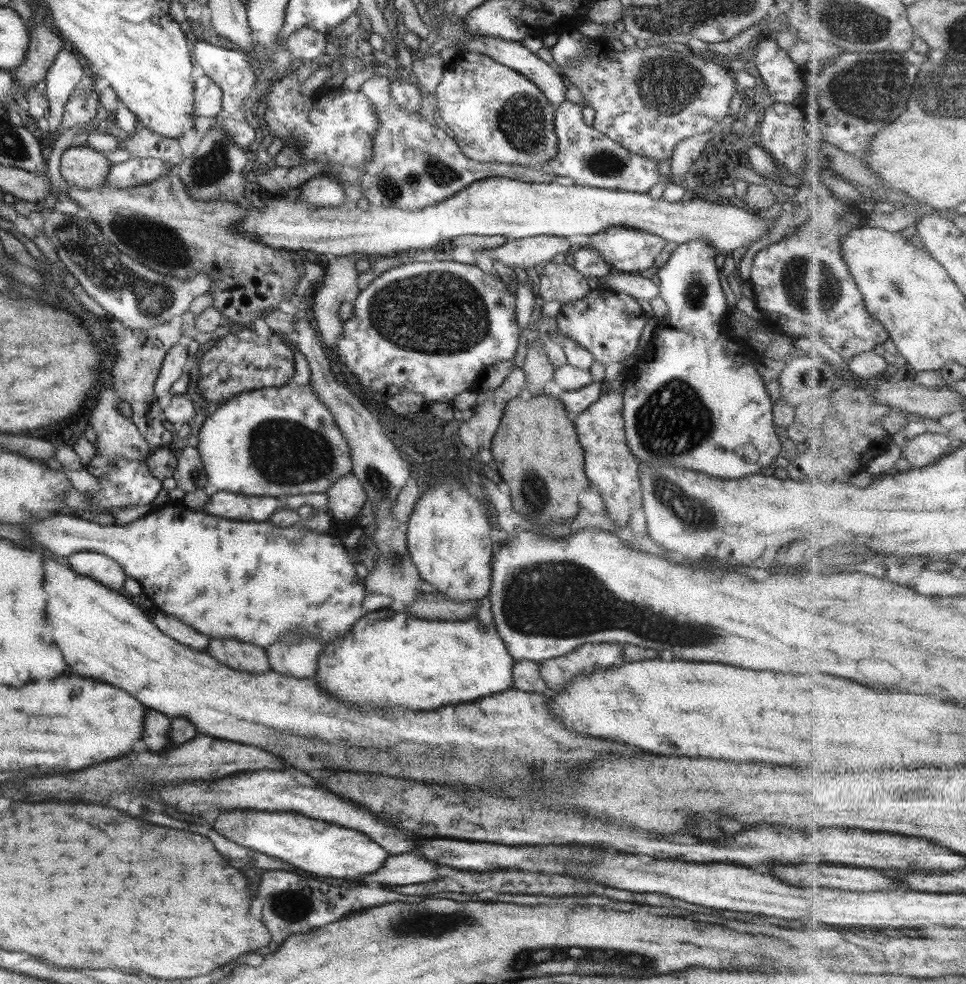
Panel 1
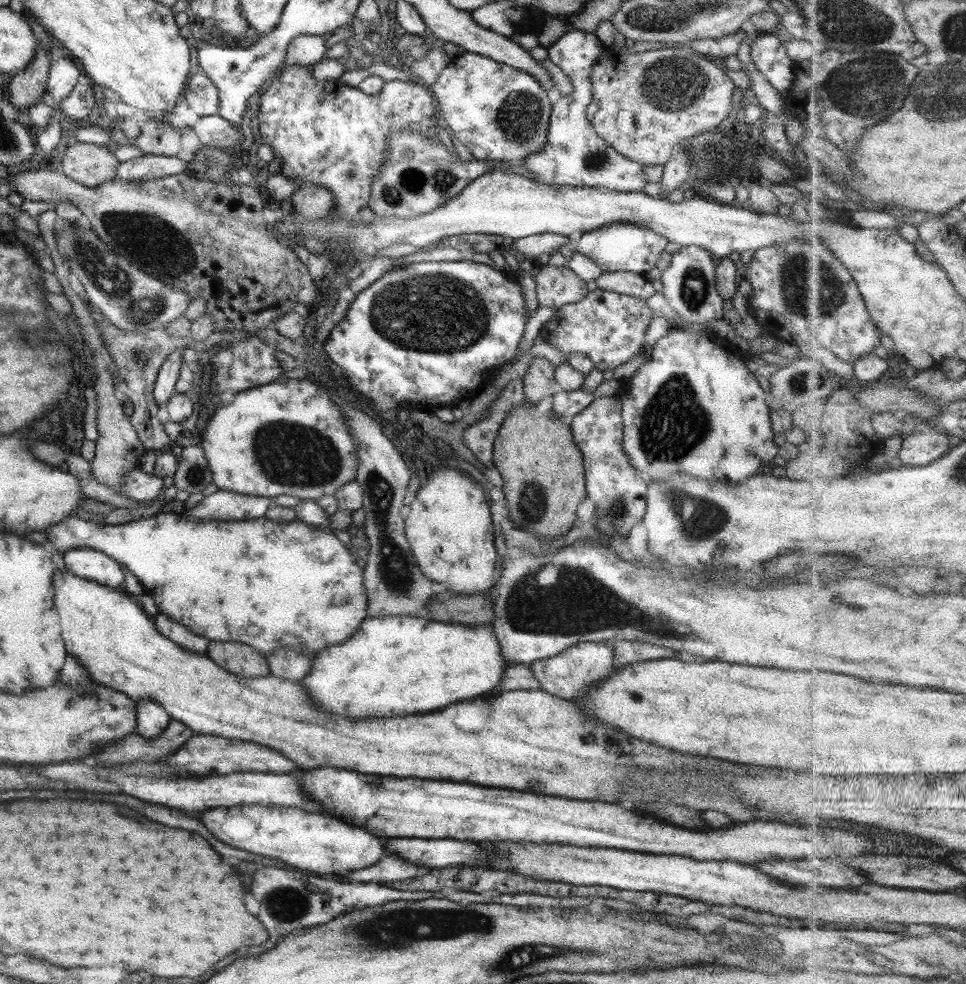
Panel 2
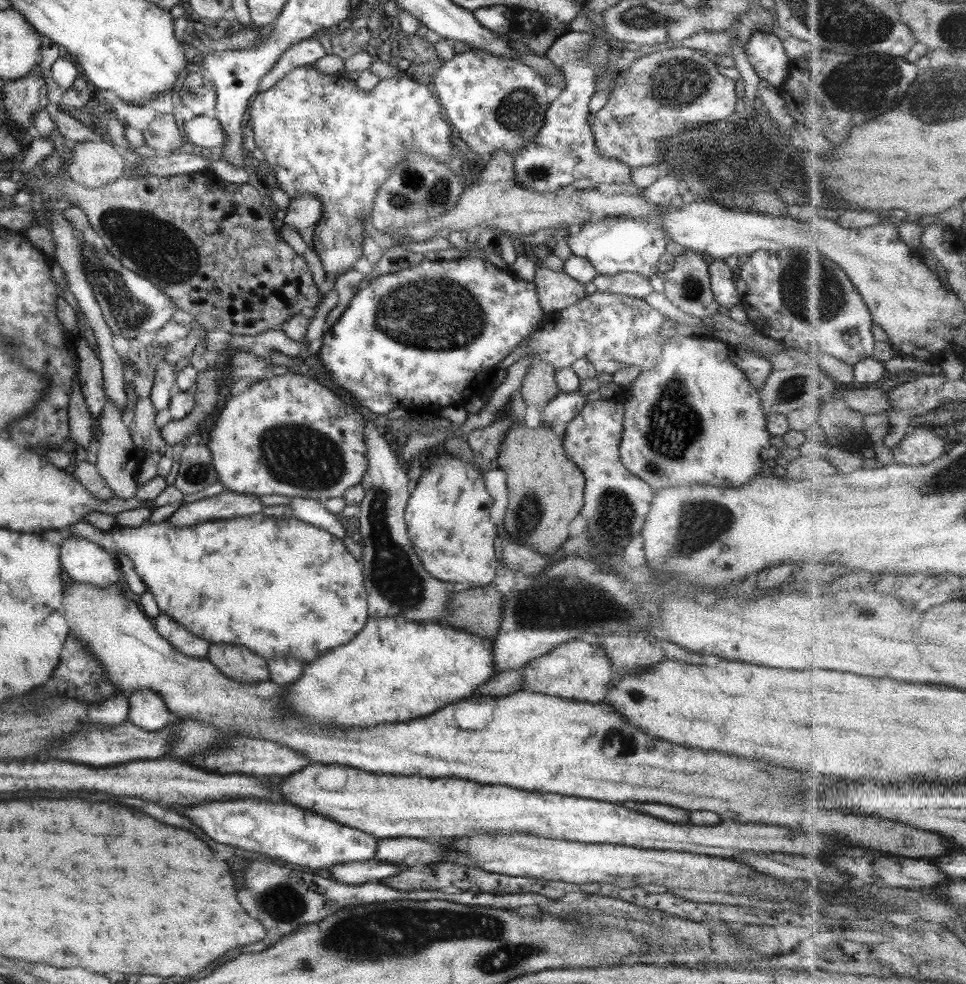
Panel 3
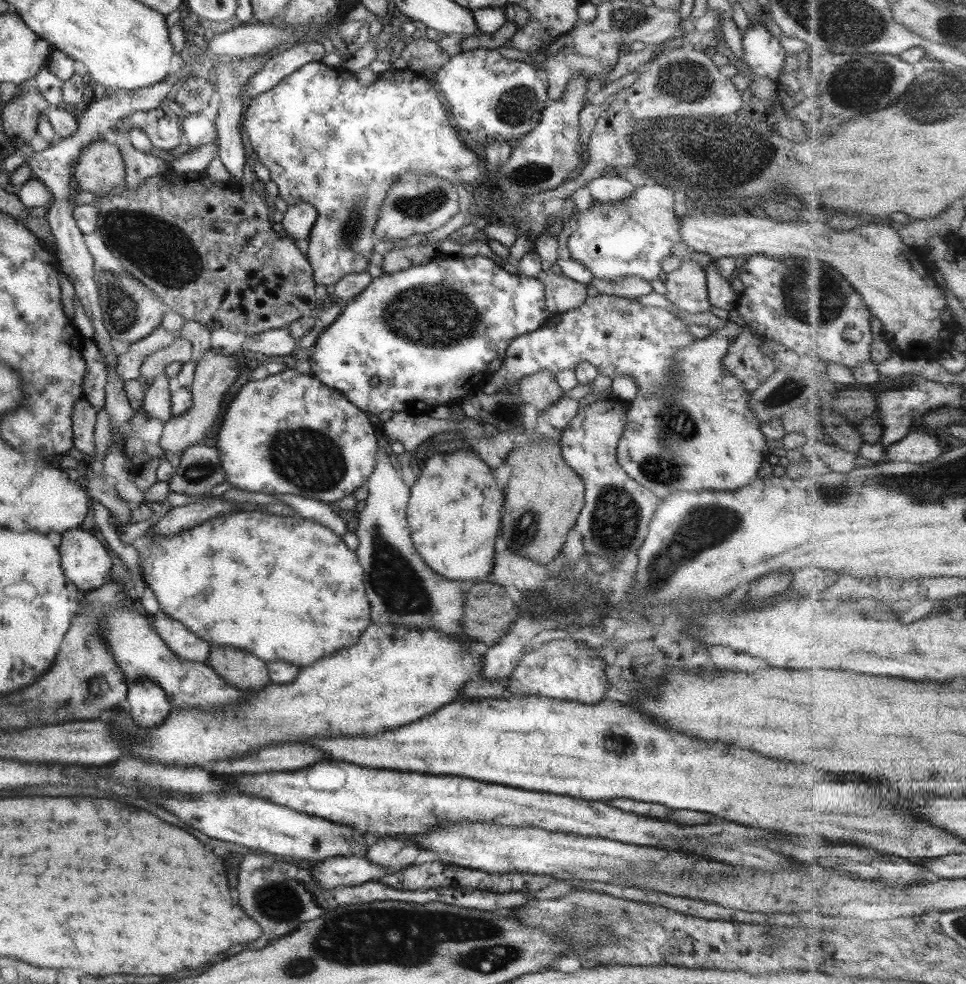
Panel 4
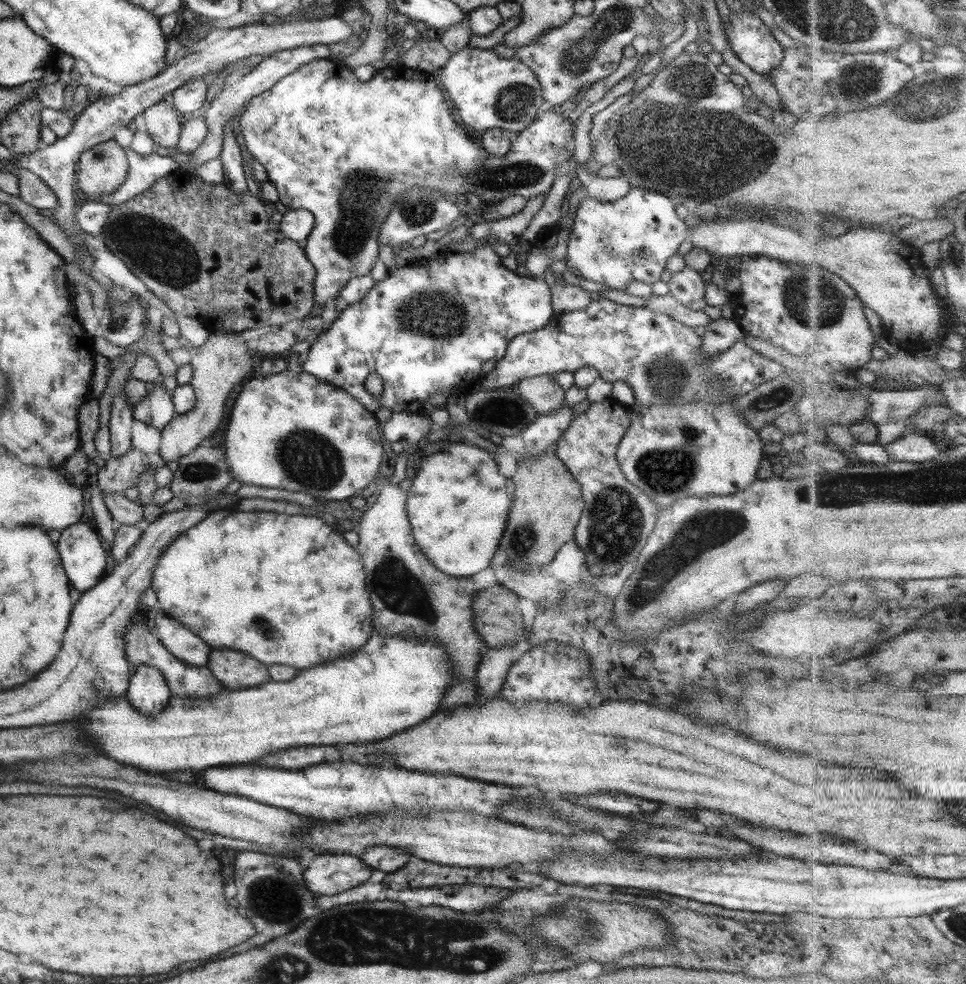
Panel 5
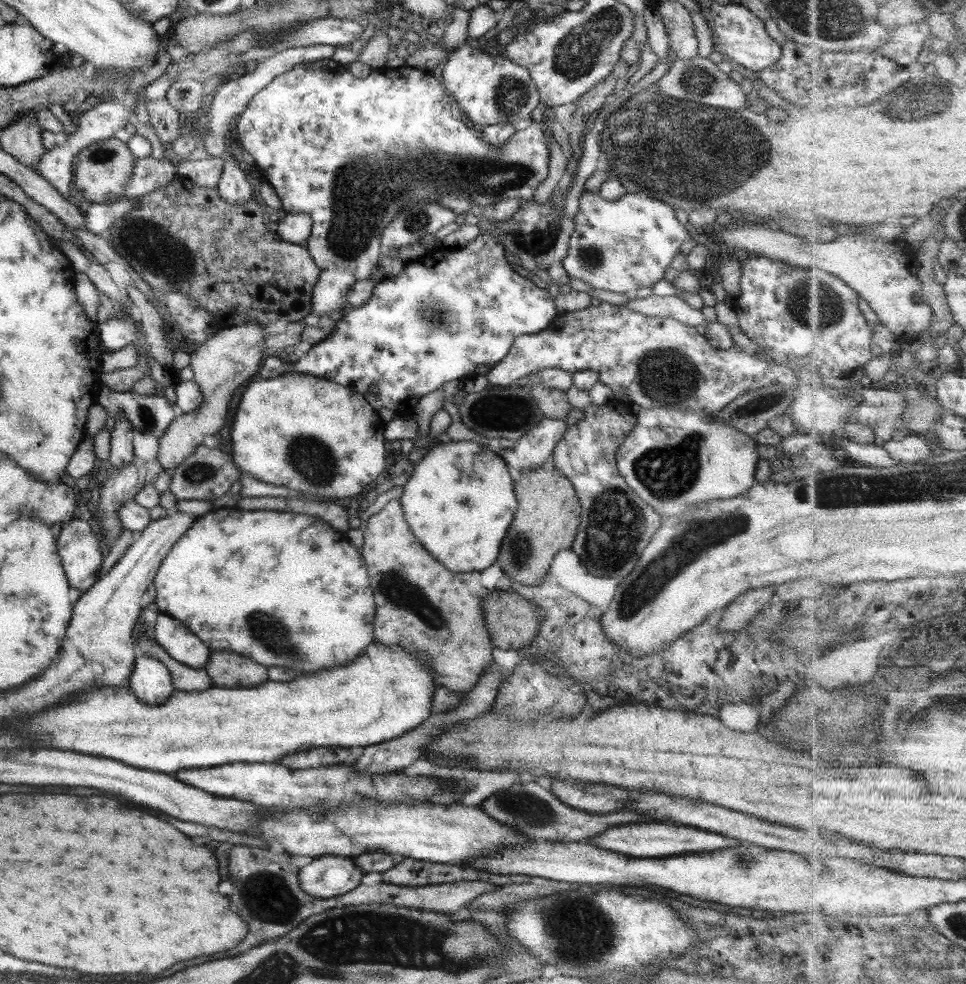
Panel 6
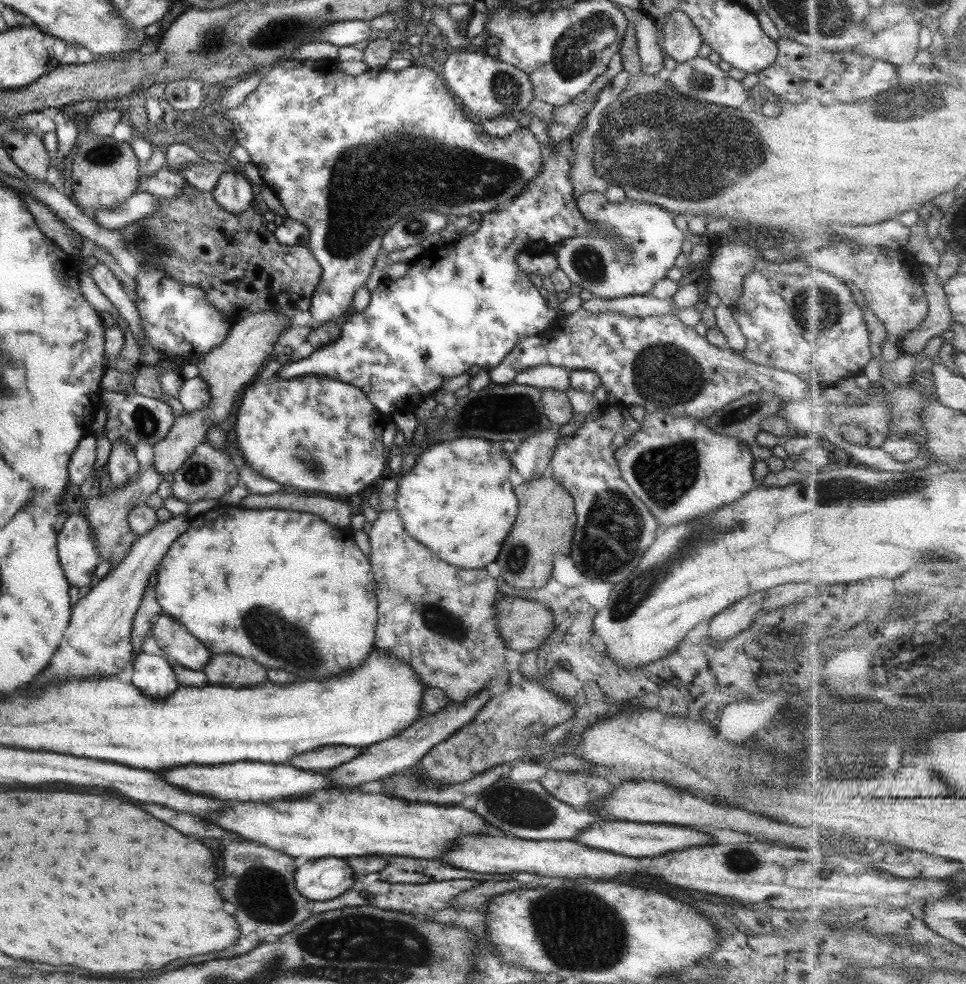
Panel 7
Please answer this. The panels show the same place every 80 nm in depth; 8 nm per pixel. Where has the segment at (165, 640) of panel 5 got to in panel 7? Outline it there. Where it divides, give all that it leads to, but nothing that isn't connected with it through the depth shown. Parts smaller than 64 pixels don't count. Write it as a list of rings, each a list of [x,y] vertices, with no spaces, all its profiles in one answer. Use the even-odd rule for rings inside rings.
[[[163,612],[153,624],[153,637],[167,660],[189,670],[201,671],[211,656],[179,622]]]

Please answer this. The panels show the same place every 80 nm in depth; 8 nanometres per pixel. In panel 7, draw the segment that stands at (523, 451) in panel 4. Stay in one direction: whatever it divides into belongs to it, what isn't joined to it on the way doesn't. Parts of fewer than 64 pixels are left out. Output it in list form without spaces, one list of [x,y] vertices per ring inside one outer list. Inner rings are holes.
[[[540,476],[512,489],[518,502],[518,511],[513,526],[505,537],[503,548],[497,560],[494,560],[499,566],[497,578],[516,589],[537,590],[551,578],[554,558],[569,556],[576,521],[573,501],[553,477]]]

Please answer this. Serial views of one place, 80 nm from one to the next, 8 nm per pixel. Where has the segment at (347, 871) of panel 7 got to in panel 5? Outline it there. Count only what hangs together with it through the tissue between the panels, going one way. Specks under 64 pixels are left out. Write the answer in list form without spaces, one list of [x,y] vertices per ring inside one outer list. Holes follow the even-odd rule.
[[[320,854],[302,870],[302,881],[309,892],[333,896],[359,886],[371,874],[359,857],[351,855]]]

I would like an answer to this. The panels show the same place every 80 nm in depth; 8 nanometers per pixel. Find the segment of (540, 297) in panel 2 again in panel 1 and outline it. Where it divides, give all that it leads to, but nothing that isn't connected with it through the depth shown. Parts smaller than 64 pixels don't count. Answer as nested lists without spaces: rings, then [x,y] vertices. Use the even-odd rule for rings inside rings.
[[[549,261],[540,270],[538,296],[543,302],[553,300],[561,305],[579,301],[590,292],[585,279],[567,263],[556,264]]]

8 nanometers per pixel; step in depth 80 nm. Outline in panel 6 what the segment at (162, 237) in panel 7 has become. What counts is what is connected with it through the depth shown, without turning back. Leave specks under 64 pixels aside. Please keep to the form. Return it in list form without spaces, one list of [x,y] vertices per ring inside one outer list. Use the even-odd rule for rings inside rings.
[[[176,176],[173,181],[167,183],[165,187],[159,187],[149,194],[138,197],[138,202],[134,204],[131,213],[127,213],[125,217],[119,219],[117,223],[106,233],[107,240],[113,243],[117,253],[128,262],[129,266],[142,276],[144,282],[157,292],[181,292],[188,296],[194,305],[203,308],[208,313],[212,314],[215,322],[221,328],[239,326],[249,321],[257,321],[261,326],[275,322],[275,320],[285,320],[292,323],[300,321],[304,316],[311,313],[311,296],[312,289],[320,273],[319,267],[313,262],[307,249],[290,242],[285,242],[279,238],[273,226],[266,222],[266,215],[257,203],[254,203],[254,198],[240,204],[227,204],[222,198],[218,197],[217,186],[213,189],[205,189],[191,183],[185,177]]]

